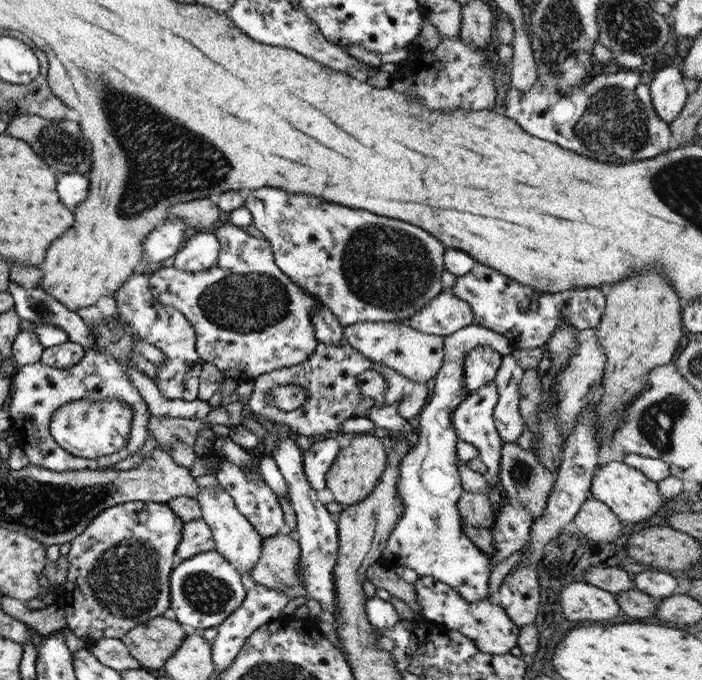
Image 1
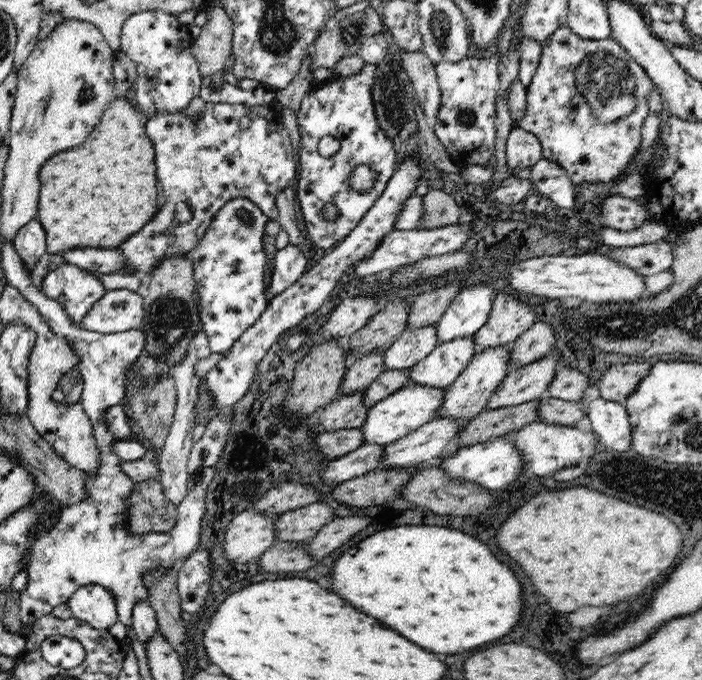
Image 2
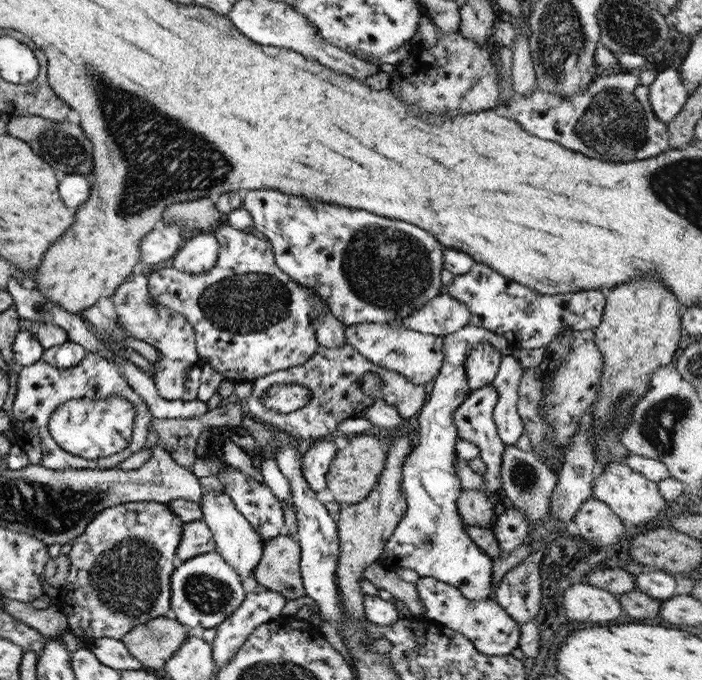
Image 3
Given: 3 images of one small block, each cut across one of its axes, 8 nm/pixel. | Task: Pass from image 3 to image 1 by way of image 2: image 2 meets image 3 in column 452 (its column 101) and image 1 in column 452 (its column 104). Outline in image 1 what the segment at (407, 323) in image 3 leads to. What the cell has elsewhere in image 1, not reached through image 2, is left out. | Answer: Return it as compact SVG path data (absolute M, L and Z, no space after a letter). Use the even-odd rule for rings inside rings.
M443 290L437 297L431 299L418 314L405 319L402 323L417 332L434 336L445 337L453 334L453 332L468 326L473 321L473 312L471 312L469 304L455 295L451 296L448 290Z

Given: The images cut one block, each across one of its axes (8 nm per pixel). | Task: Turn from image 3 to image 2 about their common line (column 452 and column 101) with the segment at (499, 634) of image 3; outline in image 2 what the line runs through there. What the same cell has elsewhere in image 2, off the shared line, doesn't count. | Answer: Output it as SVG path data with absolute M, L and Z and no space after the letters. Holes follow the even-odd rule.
M100 585L80 587L67 603L74 619L98 630L108 630L119 620L112 593Z

